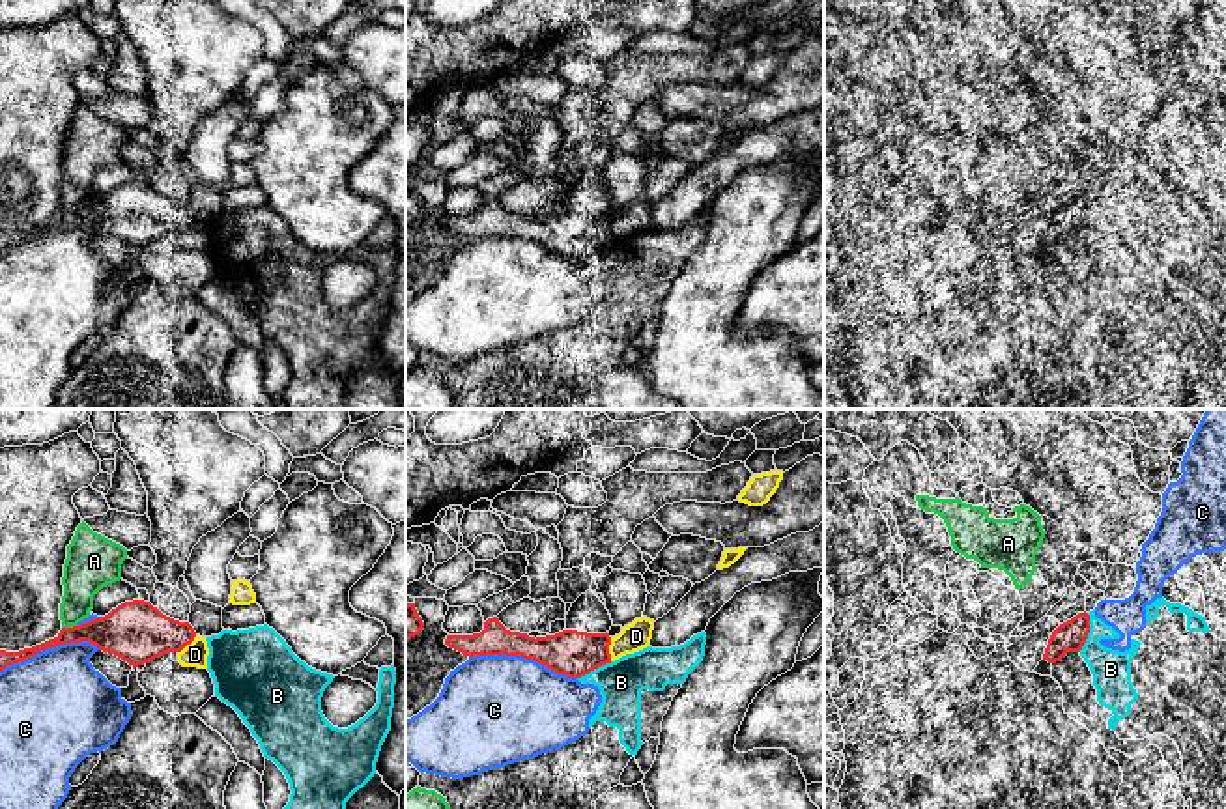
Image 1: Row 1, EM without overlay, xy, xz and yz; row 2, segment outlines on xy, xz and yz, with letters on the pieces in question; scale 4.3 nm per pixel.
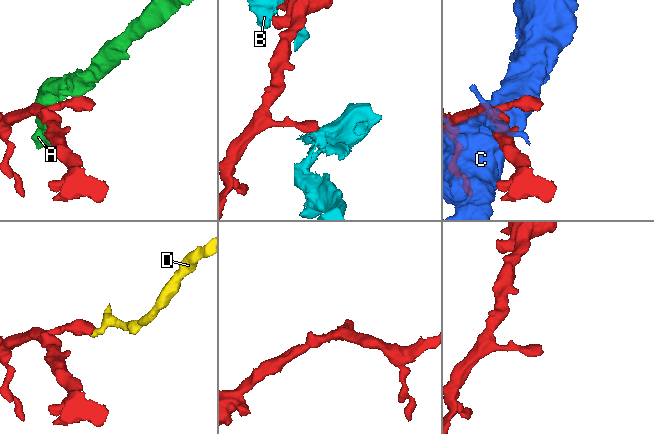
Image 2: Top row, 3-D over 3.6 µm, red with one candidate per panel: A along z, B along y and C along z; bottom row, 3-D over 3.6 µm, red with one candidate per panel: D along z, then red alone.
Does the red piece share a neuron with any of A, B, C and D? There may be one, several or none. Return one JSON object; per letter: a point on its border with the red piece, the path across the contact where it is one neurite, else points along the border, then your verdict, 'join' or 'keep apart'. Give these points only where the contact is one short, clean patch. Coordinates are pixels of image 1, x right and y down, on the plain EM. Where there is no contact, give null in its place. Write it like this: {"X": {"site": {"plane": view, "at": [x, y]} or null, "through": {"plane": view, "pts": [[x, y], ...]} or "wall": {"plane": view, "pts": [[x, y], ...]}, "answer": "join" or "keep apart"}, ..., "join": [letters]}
{"A": {"site": {"plane": "xy", "at": [68, 210]}, "wall": {"plane": "xy", "pts": [[75, 206], [62, 210]]}, "answer": "keep apart"}, "B": {"site": {"plane": "yz", "at": [1088, 213]}, "answer": "keep apart"}, "C": {"site": {"plane": "xz", "at": [524, 238]}, "answer": "keep apart"}, "D": {"site": {"plane": "xz", "at": [608, 230]}, "answer": "keep apart"}, "join": []}

